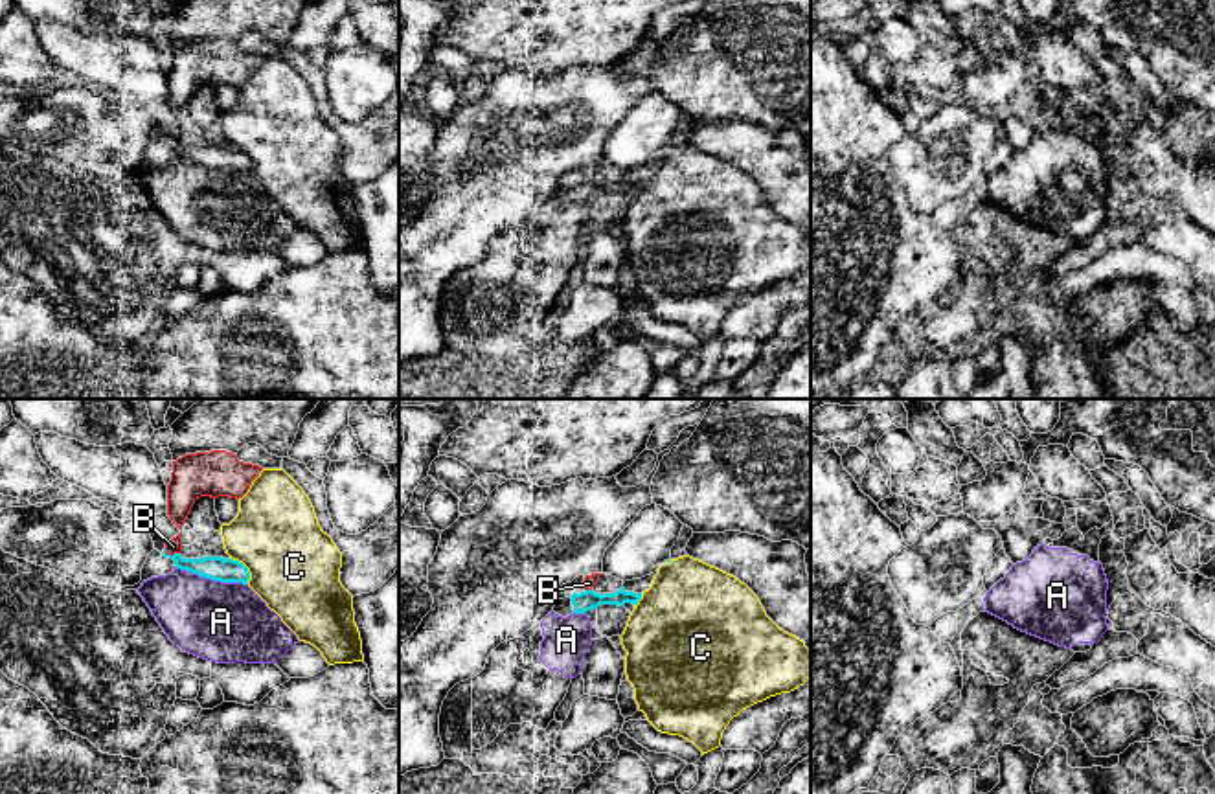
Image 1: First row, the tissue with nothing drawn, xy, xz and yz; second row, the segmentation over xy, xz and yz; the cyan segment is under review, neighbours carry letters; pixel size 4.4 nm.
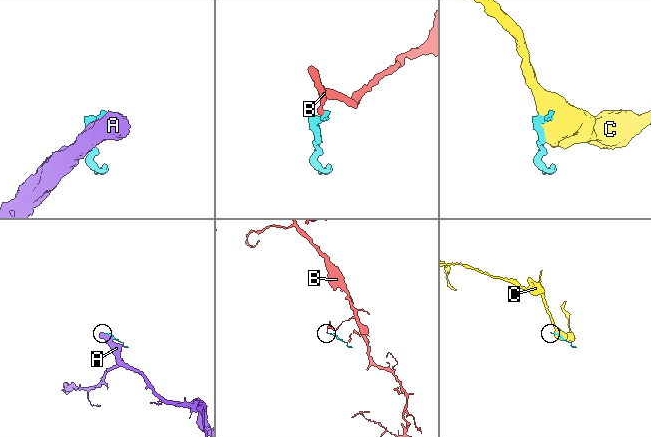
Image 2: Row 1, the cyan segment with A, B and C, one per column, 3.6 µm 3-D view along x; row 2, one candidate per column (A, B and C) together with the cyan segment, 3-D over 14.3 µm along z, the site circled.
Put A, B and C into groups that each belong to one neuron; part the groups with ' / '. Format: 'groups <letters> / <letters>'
groups A / B / C

